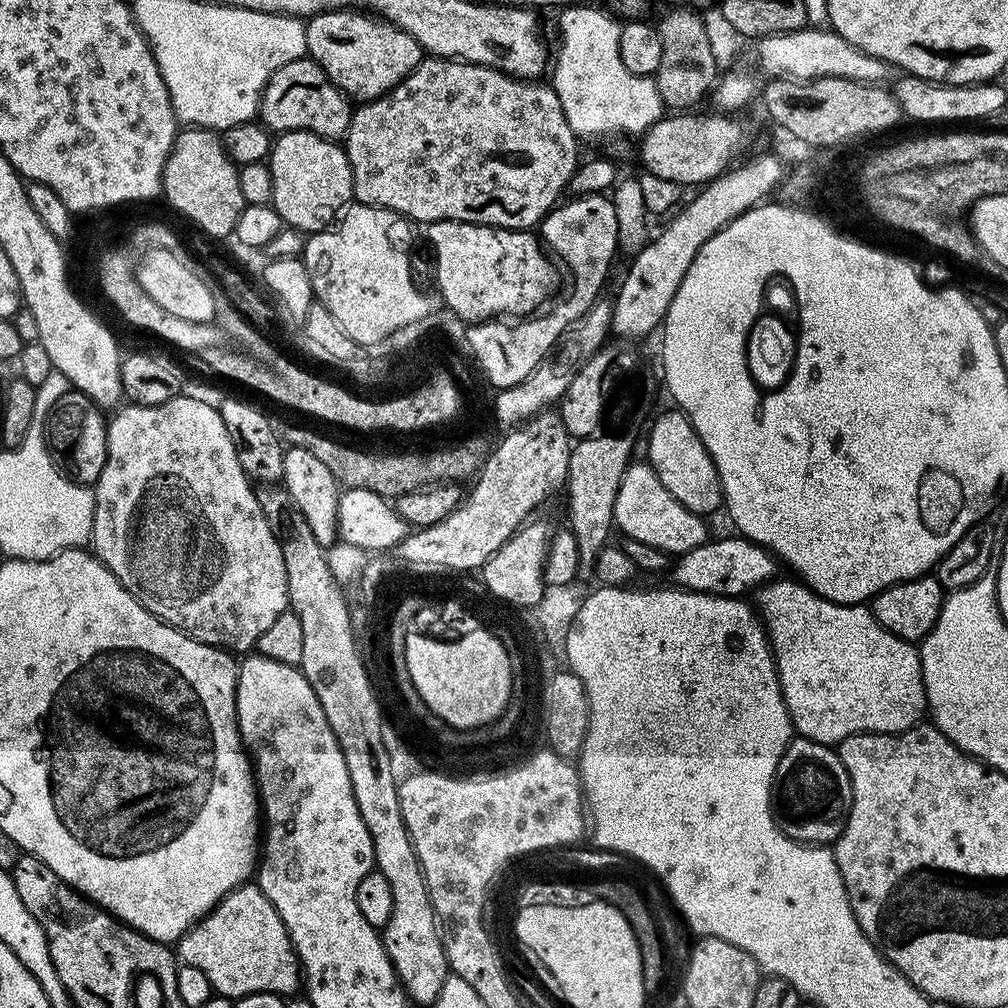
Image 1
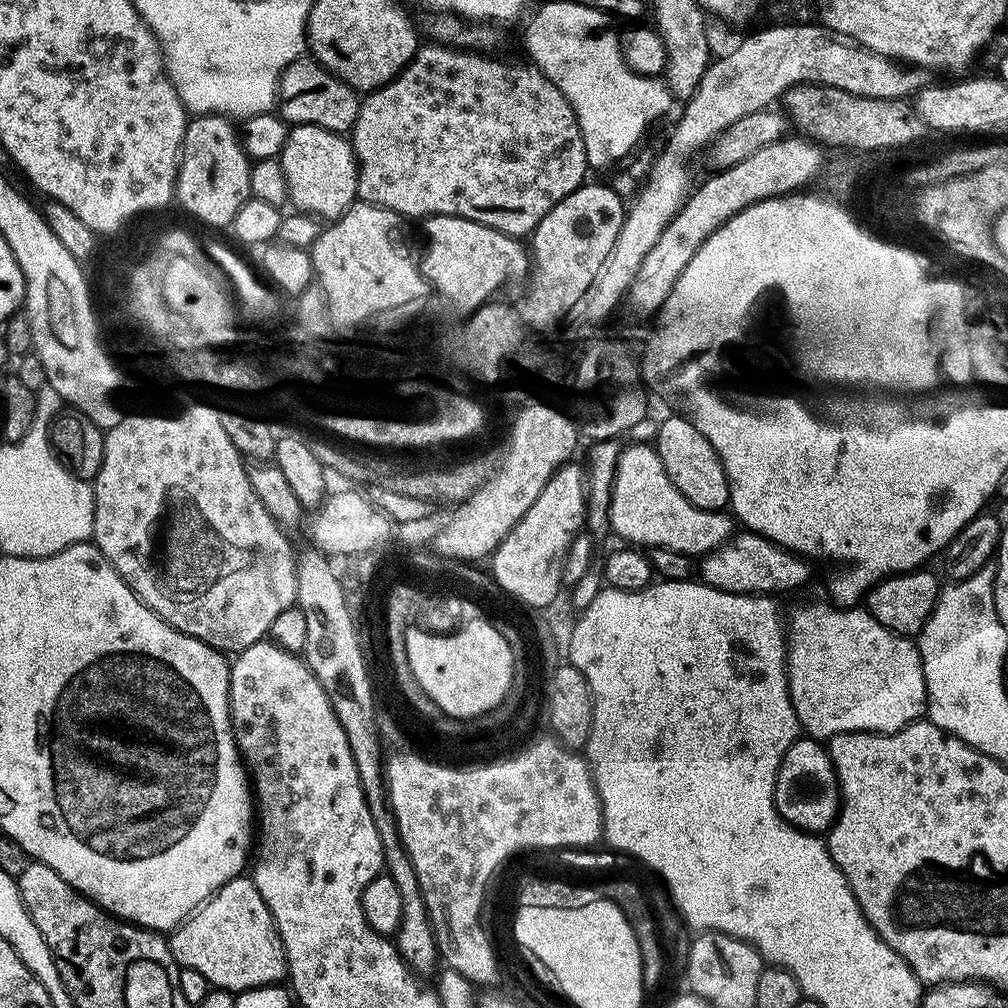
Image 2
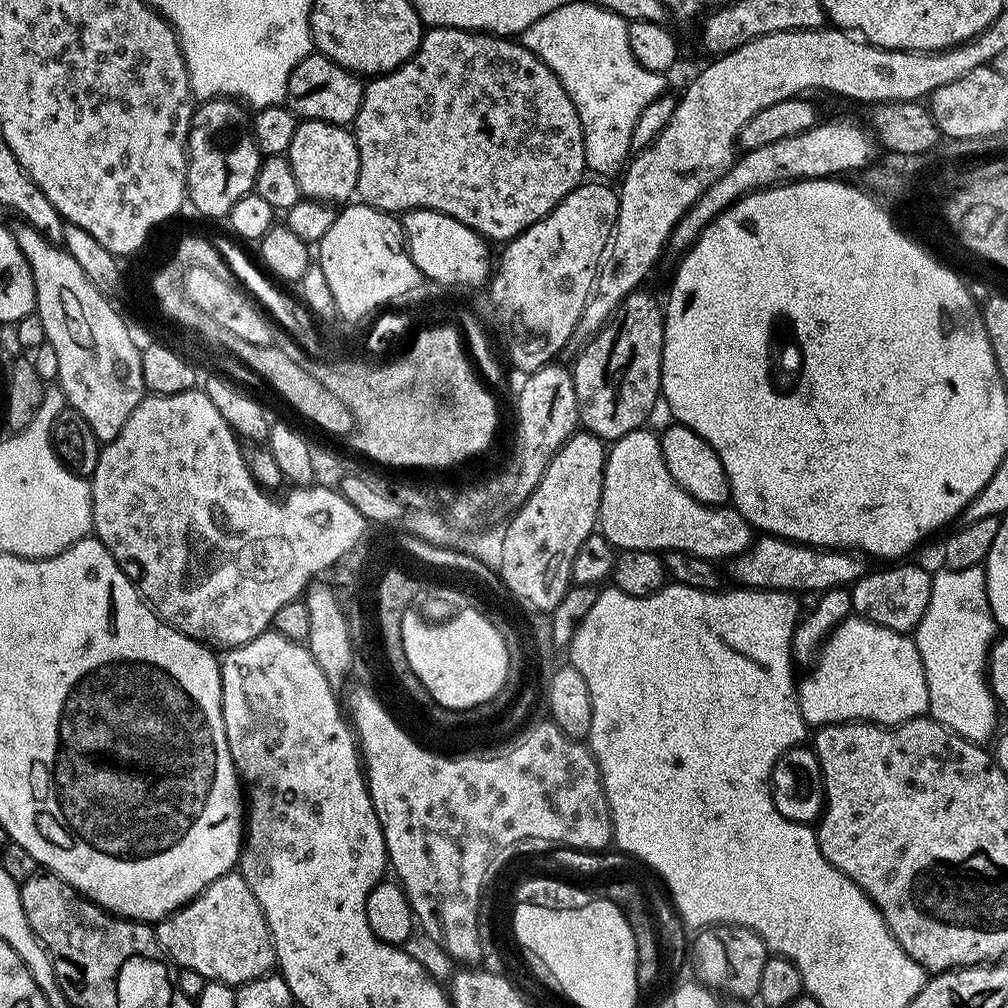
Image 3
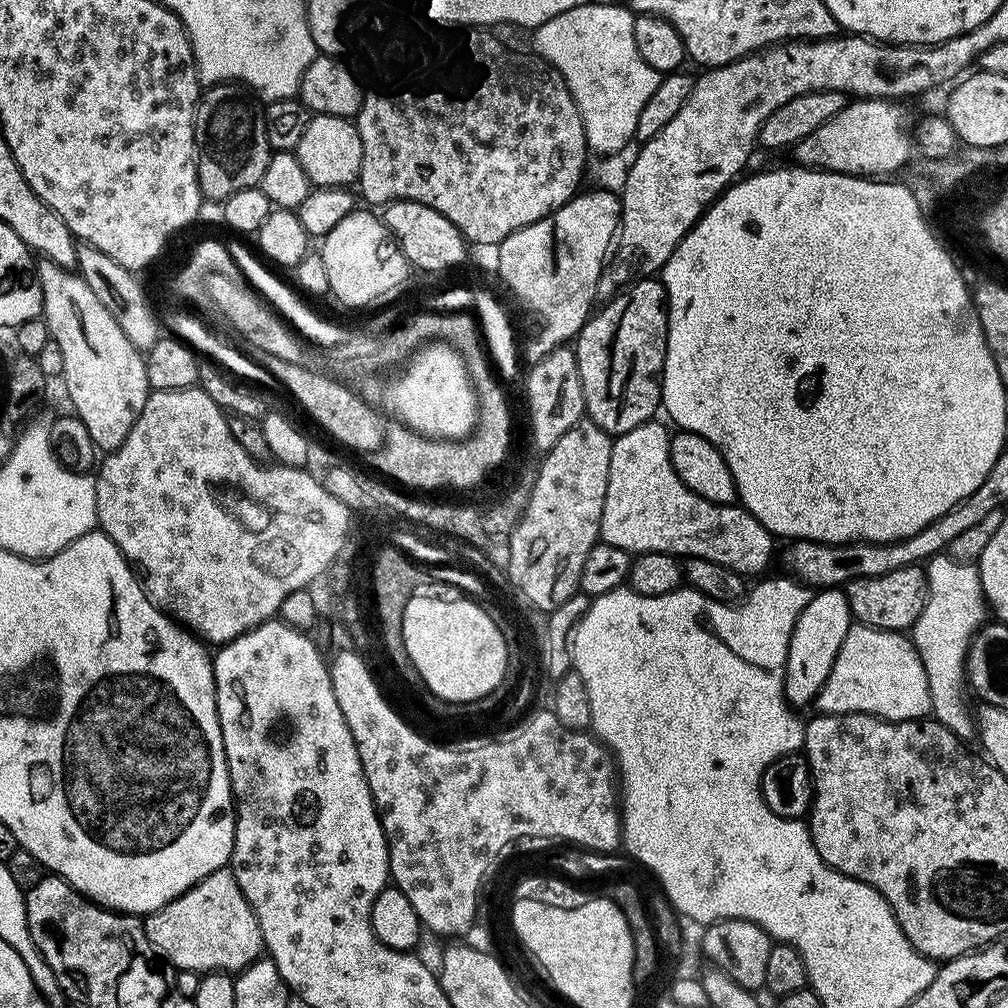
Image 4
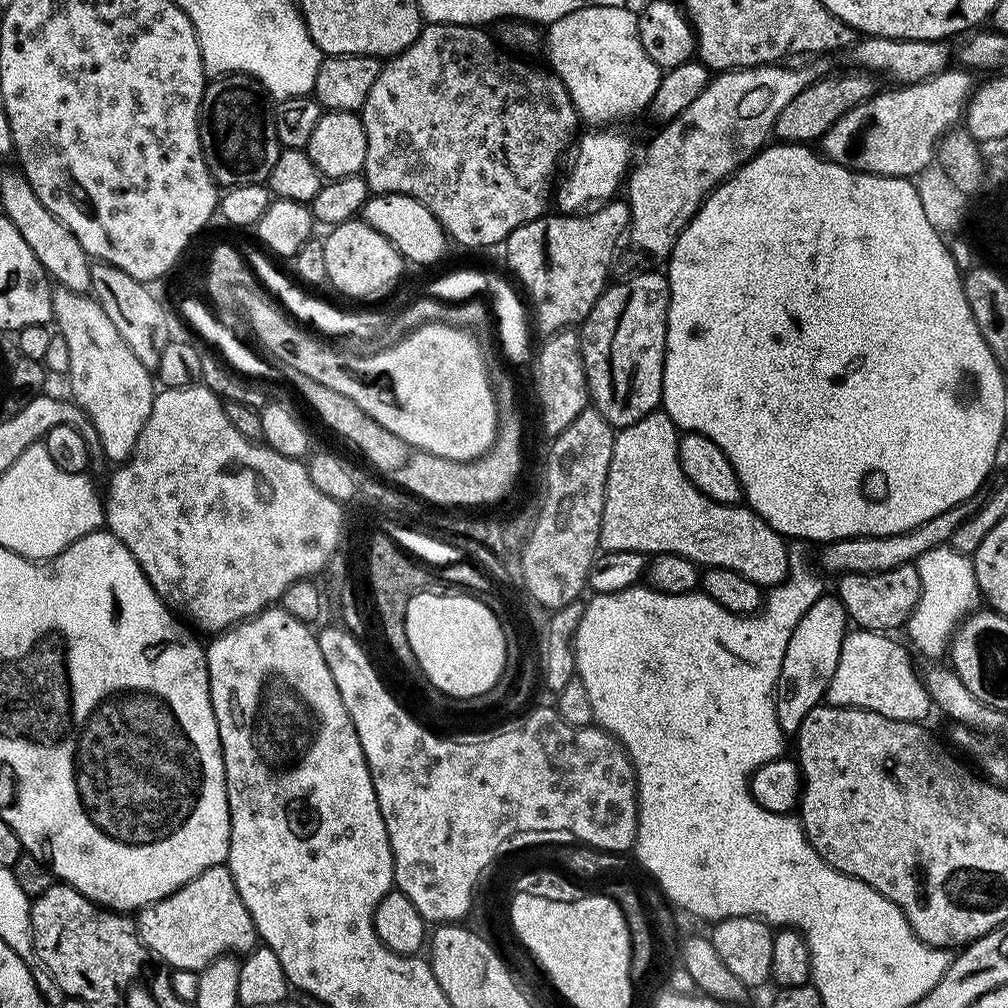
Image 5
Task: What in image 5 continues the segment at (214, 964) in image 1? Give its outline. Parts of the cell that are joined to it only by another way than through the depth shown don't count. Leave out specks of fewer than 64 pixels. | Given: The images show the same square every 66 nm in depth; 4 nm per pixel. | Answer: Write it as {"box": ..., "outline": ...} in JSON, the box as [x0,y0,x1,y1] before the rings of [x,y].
{"box":[134,863,258,973],"outline":[[[227,863],[208,868],[177,892],[139,909],[134,923],[136,935],[149,953],[172,970],[181,968],[199,973],[219,956],[247,954],[258,944],[250,910],[246,910],[246,902],[242,902],[238,886],[234,886]]]}

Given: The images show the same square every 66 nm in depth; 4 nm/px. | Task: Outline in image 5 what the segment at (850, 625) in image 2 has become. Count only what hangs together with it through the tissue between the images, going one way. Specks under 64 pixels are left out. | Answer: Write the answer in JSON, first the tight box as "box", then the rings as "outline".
{"box":[826,631,934,721],"outline":[[[849,631],[842,642],[842,654],[838,658],[838,670],[834,670],[834,678],[830,678],[826,697],[827,703],[836,708],[865,708],[871,712],[882,714],[891,720],[927,721],[928,711],[933,711],[934,705],[926,690],[921,673],[918,668],[916,672],[915,666],[912,665],[913,653],[892,639],[896,638],[882,632]]]}

